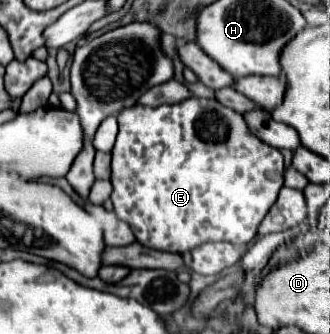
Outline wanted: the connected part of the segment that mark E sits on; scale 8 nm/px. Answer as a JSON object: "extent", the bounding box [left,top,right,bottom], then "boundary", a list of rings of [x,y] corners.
{"extent":[111,97,285,253],"boundary":[[[189,97],[177,105],[159,105],[155,109],[135,105],[121,111],[117,119],[119,135],[111,151],[111,201],[117,217],[131,227],[141,245],[159,251],[185,253],[205,241],[247,245],[255,239],[259,223],[283,187],[285,167],[281,151],[253,137],[243,121],[243,115],[219,105],[213,99]]]}

